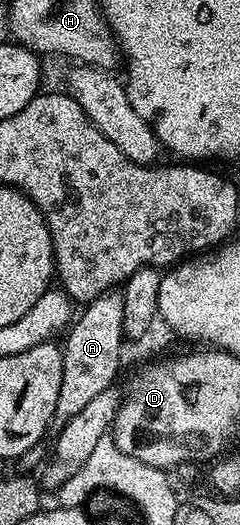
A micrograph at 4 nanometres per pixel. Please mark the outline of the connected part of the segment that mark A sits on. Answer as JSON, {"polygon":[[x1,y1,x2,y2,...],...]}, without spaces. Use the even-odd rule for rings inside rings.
{"polygon":[[116,290,101,295,85,305,80,318,73,321,62,342,62,372,59,397,53,412,53,431,61,430,95,397,113,387,120,368,122,340,125,337,124,304]]}

